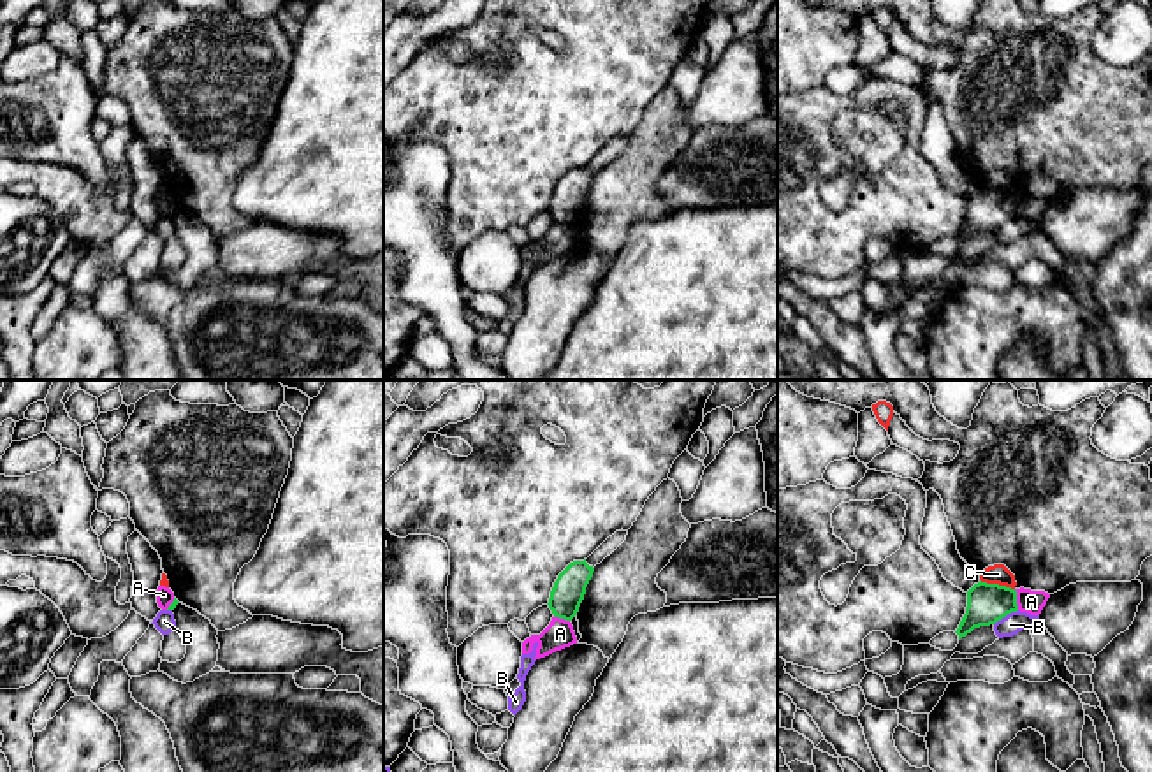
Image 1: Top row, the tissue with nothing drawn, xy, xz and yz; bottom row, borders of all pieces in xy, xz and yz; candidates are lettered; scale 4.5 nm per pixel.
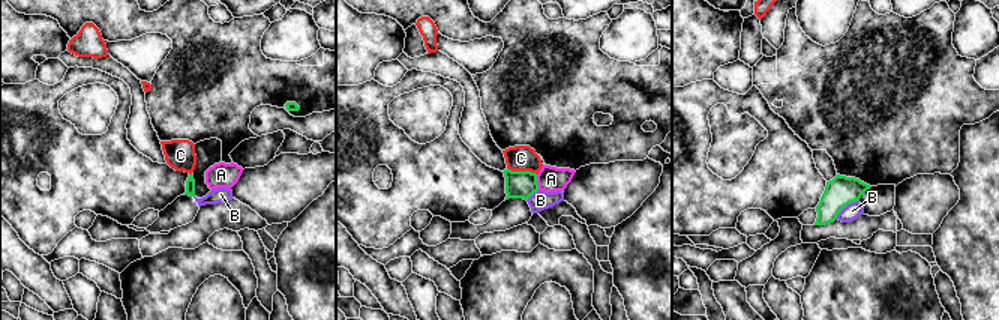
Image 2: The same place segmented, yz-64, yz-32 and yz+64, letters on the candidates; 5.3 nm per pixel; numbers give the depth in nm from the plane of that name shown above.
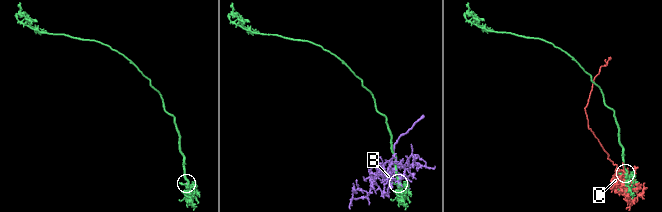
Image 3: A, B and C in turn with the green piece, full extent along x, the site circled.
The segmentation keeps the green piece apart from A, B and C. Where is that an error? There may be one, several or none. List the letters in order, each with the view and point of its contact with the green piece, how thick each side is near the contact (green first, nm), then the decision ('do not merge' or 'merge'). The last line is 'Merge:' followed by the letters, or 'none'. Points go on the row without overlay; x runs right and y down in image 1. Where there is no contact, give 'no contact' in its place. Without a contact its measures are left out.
A: yz (1015, 206) | 190/110 nm | do not merge
B: yz (1005, 222) | 190/90 nm | do not merge
C: yz (998, 190) | 190/90 nm | do not merge
Merge: none

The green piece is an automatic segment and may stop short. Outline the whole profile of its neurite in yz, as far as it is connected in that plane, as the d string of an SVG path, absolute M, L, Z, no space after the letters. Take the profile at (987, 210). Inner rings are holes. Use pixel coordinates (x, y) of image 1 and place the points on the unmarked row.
M980 186L967 197L966 220L955 239L960 246L974 234L995 230L1017 216L1018 211L1015 195Z

